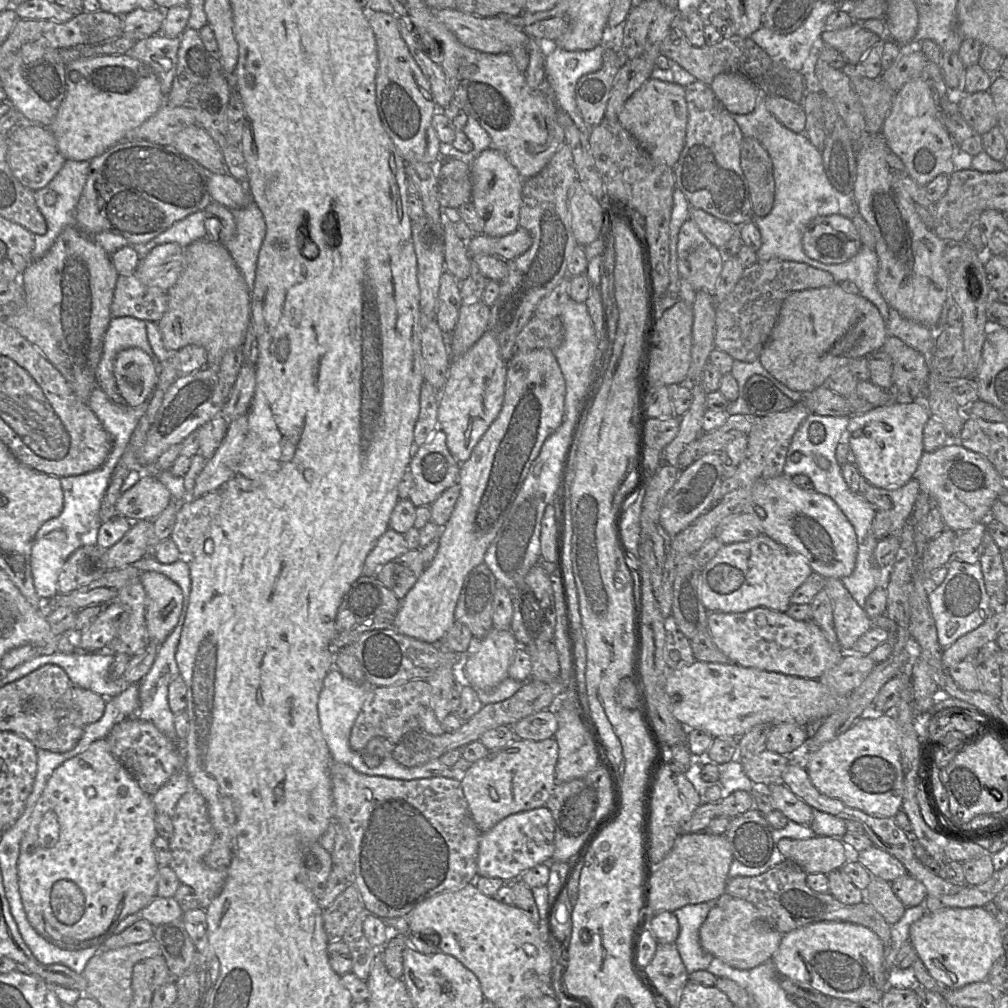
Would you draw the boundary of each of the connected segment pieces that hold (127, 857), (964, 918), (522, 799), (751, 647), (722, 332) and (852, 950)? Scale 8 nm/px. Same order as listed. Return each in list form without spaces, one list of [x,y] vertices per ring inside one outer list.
[[[106,738],[92,742],[78,755],[64,761],[54,769],[41,792],[30,817],[30,824],[21,842],[17,861],[18,885],[26,917],[36,932],[47,942],[65,950],[82,950],[99,946],[109,937],[126,916],[140,912],[157,894],[159,864],[153,841],[158,835],[155,829],[156,808],[151,797],[138,785],[128,770],[112,754]]]
[[[984,907],[947,908],[935,913],[926,913],[913,923],[909,930],[909,940],[930,976],[953,990],[986,980],[991,967],[1003,953],[1003,939],[996,917]]]
[[[555,738],[541,741],[516,739],[503,748],[488,751],[484,758],[472,763],[466,770],[461,785],[478,829],[485,833],[509,815],[546,806],[557,783],[555,773],[558,753],[559,747]]]
[[[764,607],[740,613],[709,612],[707,626],[713,642],[731,663],[768,672],[819,679],[848,653],[832,645],[812,620],[794,620],[785,612]]]
[[[771,259],[756,262],[744,271],[727,297],[715,304],[714,345],[735,360],[753,362],[774,328],[783,301],[793,292],[828,287],[835,284],[834,277],[805,263]]]
[[[821,921],[783,934],[778,949],[769,961],[774,964],[779,976],[805,983],[823,995],[852,1002],[879,1002],[888,988],[884,951],[881,939],[864,926],[842,921]]]

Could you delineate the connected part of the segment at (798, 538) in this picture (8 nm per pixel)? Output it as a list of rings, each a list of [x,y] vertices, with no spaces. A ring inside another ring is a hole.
[[[782,474],[754,486],[752,509],[753,512],[750,514],[760,520],[762,534],[802,555],[813,572],[824,578],[842,579],[854,571],[858,551],[856,533],[847,517],[829,496],[814,489],[812,491],[801,489],[793,483],[792,478]]]

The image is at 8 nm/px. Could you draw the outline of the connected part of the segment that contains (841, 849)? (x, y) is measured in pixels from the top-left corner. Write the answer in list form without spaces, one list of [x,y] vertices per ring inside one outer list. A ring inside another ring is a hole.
[[[816,835],[808,839],[782,838],[778,848],[786,860],[797,864],[807,874],[827,875],[852,858],[852,852],[838,837]]]

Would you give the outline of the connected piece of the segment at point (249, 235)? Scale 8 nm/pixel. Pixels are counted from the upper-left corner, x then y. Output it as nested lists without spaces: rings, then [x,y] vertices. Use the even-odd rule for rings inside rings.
[[[254,201],[232,211],[236,233],[226,244],[247,288],[252,292],[256,276],[258,255],[266,234],[264,217]]]

